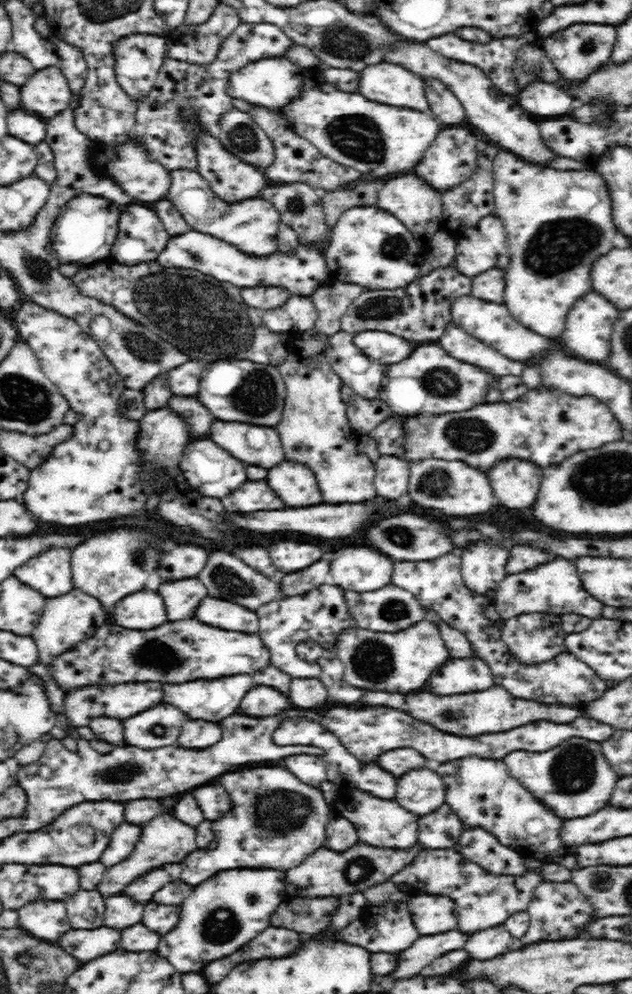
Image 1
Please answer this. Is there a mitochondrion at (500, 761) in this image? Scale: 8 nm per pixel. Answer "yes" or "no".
no

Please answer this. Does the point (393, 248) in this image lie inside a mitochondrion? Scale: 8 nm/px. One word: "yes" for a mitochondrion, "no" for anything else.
yes

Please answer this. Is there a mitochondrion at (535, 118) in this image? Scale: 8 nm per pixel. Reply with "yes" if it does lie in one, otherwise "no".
no

